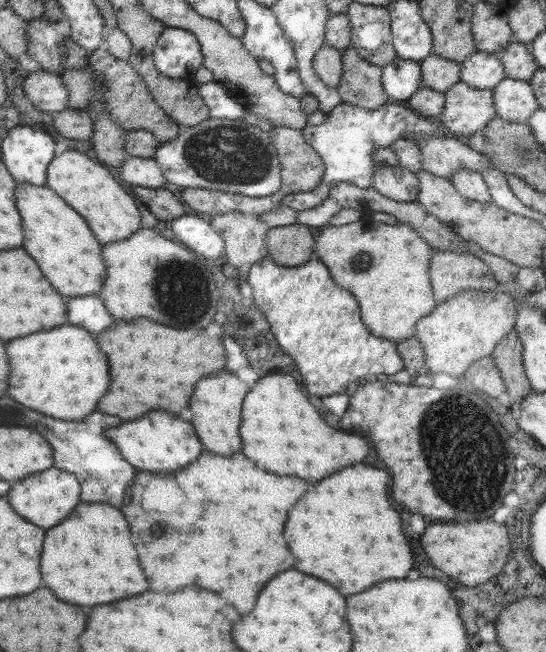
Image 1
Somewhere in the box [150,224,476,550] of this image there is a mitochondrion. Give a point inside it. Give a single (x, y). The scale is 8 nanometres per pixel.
(181, 293)

